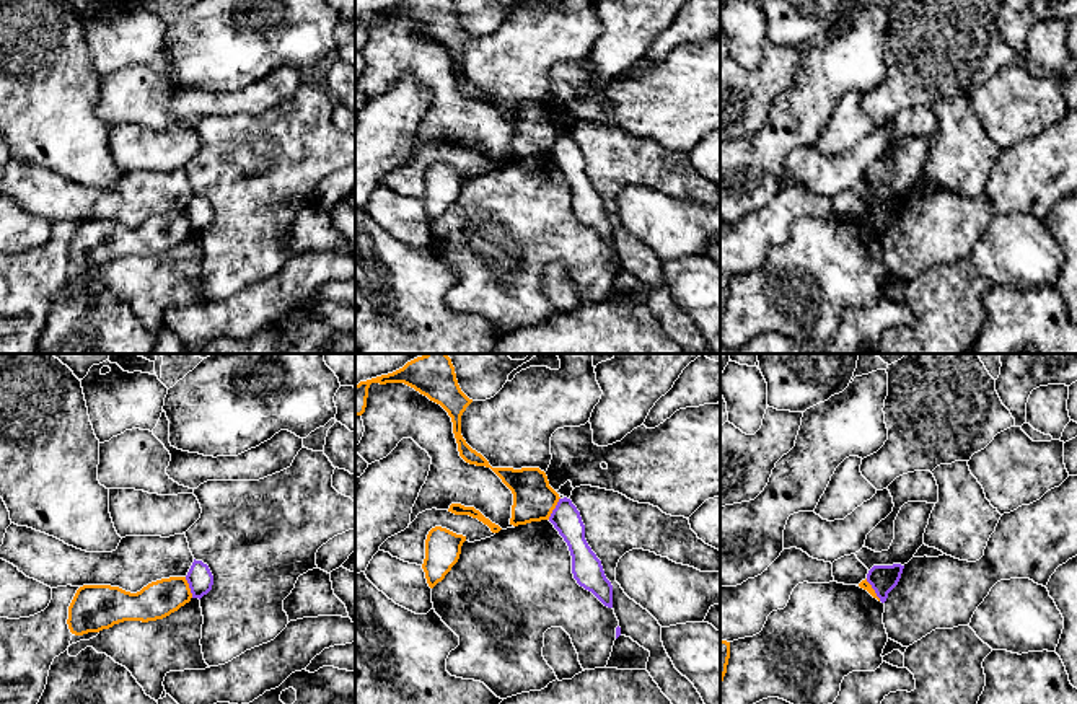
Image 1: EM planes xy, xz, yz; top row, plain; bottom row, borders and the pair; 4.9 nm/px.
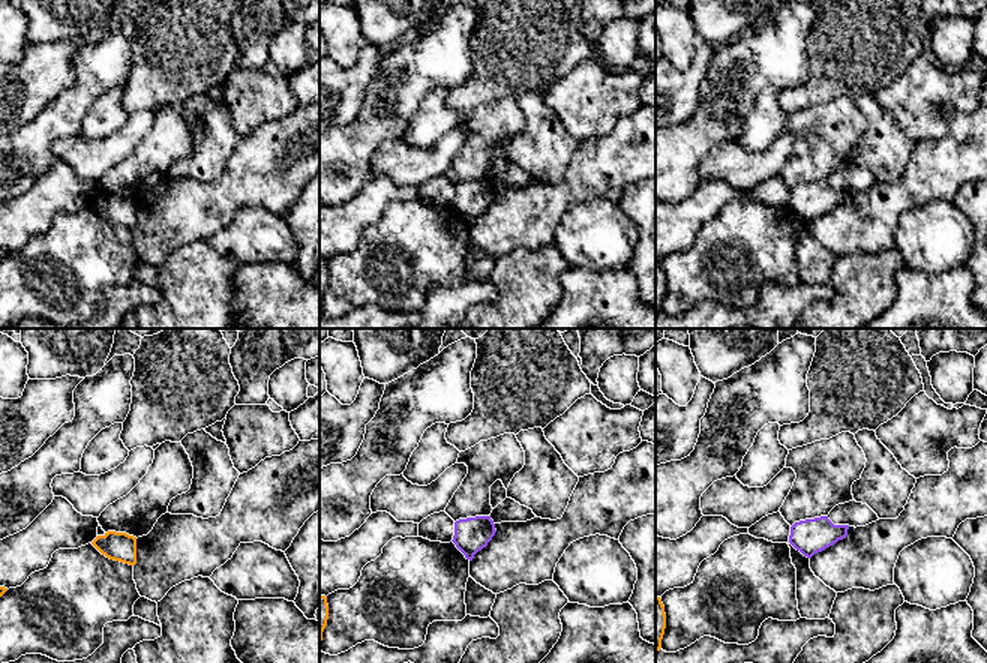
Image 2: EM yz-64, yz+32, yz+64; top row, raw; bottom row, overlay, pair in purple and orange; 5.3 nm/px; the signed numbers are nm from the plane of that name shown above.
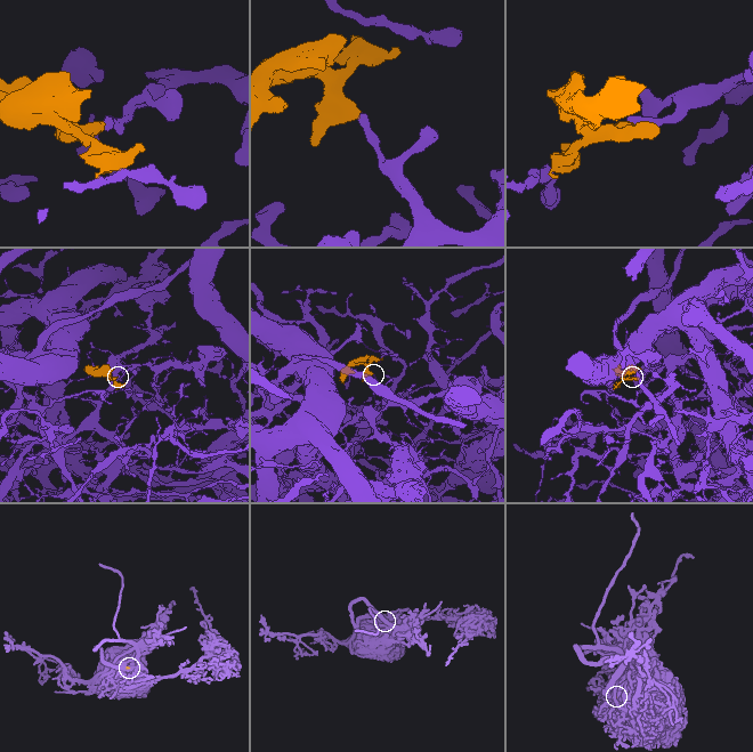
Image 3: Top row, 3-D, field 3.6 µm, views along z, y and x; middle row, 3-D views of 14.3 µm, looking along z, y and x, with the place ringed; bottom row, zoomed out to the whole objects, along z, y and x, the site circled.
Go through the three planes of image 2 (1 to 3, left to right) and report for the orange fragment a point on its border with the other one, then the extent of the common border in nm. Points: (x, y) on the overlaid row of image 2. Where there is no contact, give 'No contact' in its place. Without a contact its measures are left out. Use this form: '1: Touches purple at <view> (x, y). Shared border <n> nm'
1: No contact
2: No contact
3: No contact

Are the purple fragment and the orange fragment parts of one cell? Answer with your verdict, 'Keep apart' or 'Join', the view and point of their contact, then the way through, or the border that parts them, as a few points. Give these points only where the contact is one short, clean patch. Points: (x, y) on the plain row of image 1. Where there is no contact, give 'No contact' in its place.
Keep apart. Touches purple at xz (554, 144). Boundary: xz (559, 132), (548, 154)

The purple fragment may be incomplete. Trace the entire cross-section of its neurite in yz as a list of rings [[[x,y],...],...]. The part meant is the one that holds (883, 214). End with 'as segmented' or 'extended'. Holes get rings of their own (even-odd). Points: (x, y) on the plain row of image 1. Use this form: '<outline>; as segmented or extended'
[[[873,200],[867,209],[867,217],[875,225],[881,238],[886,236],[888,228],[898,220],[904,200]]]; as segmented

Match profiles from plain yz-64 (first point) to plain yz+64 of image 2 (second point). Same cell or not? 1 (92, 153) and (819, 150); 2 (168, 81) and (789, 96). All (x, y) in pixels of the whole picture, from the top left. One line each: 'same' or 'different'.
1: different
2: same

